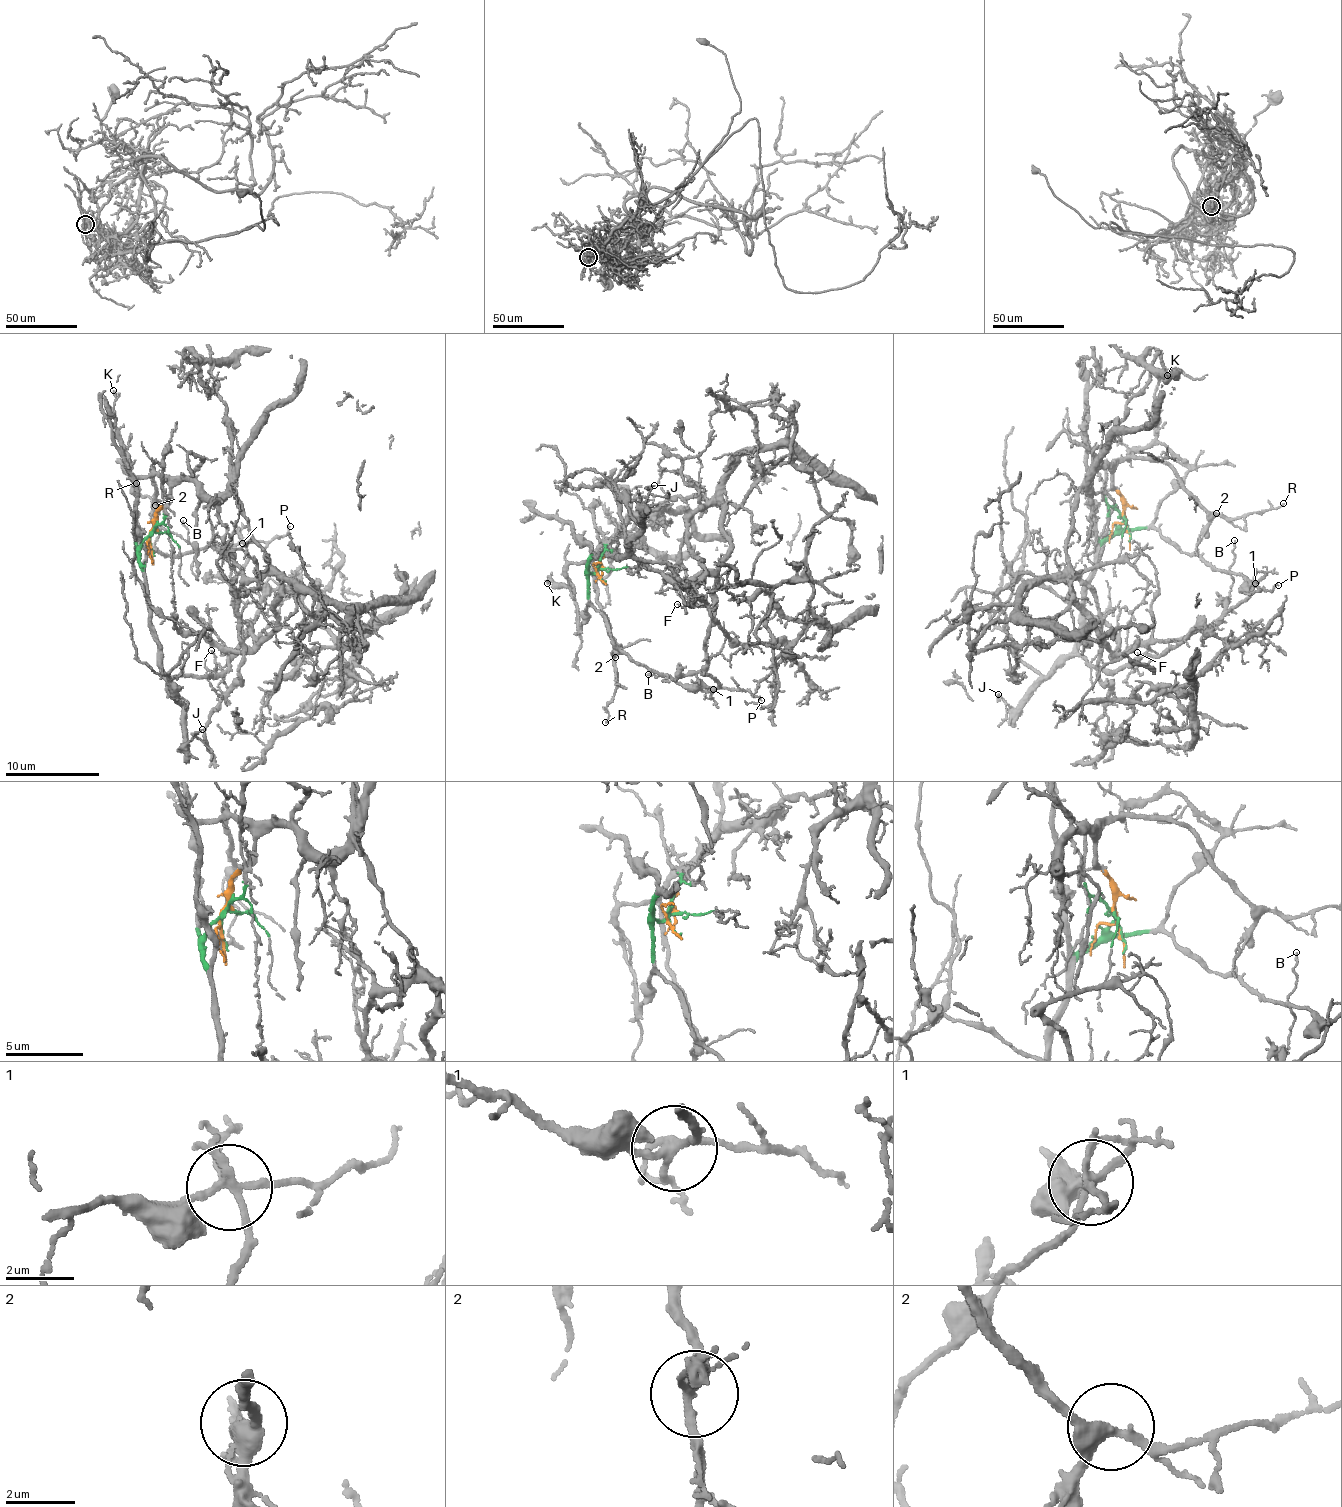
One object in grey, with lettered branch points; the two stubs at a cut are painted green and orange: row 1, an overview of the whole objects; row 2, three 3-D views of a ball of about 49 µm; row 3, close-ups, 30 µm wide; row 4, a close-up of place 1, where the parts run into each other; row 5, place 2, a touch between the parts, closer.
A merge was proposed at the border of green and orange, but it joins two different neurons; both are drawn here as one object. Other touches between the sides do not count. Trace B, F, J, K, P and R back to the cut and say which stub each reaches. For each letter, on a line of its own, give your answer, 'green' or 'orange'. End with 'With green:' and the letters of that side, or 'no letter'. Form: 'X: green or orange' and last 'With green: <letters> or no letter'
B: green
F: green
J: green
K: orange
P: green
R: orange
With green: B, F, J, P

